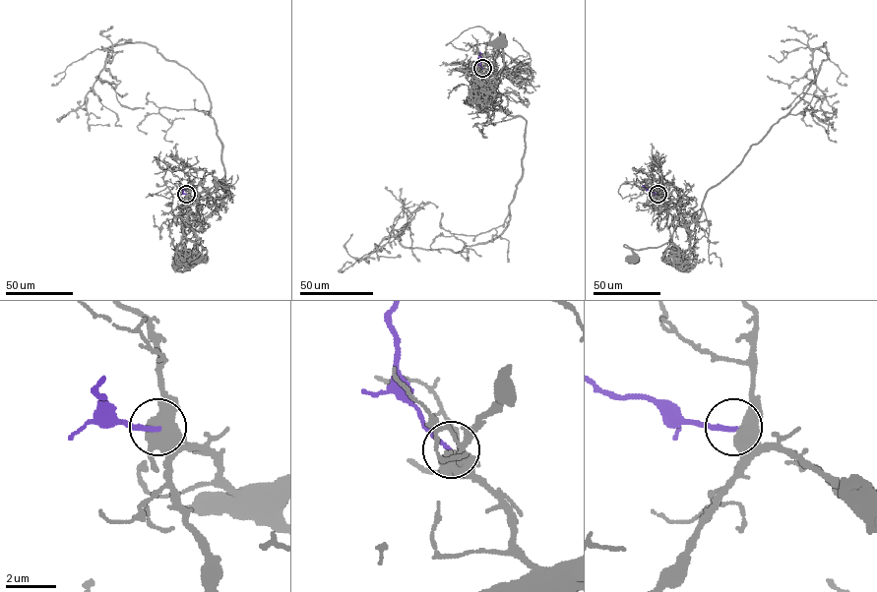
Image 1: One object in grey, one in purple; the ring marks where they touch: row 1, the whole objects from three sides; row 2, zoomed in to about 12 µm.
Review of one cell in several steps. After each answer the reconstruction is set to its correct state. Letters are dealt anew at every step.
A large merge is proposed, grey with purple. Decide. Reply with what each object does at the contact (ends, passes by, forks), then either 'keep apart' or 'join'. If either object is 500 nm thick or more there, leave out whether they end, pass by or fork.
grey forks | purple ends | keep apart

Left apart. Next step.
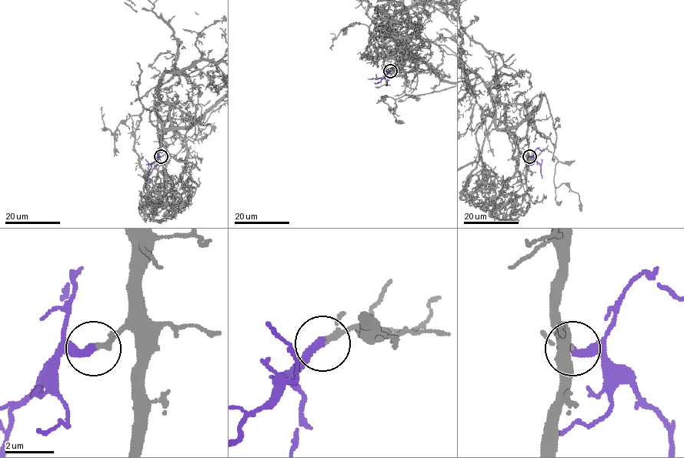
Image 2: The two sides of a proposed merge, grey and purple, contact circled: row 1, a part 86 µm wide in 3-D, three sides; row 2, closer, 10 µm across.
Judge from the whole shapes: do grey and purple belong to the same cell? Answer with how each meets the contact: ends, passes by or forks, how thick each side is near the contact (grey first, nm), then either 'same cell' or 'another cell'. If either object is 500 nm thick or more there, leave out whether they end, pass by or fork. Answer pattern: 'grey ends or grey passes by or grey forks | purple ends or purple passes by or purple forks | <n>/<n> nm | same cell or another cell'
grey passes by | purple ends | 160/360 nm | same cell

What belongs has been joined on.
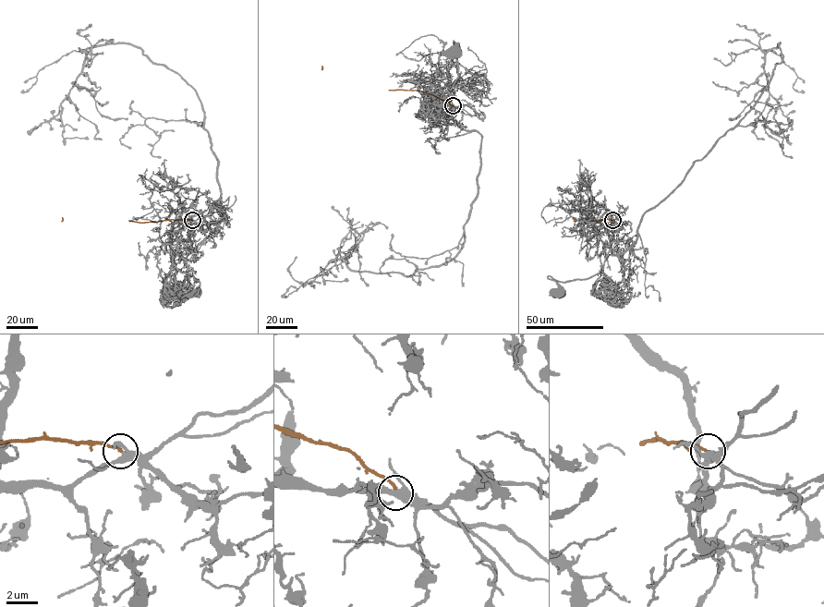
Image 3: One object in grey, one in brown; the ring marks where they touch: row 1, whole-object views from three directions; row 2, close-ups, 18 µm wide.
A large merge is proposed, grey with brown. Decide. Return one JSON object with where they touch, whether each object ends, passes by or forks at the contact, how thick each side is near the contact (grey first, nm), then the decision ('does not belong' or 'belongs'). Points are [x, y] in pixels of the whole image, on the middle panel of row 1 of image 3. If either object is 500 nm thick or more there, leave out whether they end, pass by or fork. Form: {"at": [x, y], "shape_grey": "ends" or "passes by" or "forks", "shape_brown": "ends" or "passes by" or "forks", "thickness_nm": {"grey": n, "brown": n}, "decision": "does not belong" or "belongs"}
{"at": [453, 105], "shape_grey": "forks", "shape_brown": "ends", "thickness_nm": {"grey": 360, "brown": 180}, "decision": "does not belong"}

